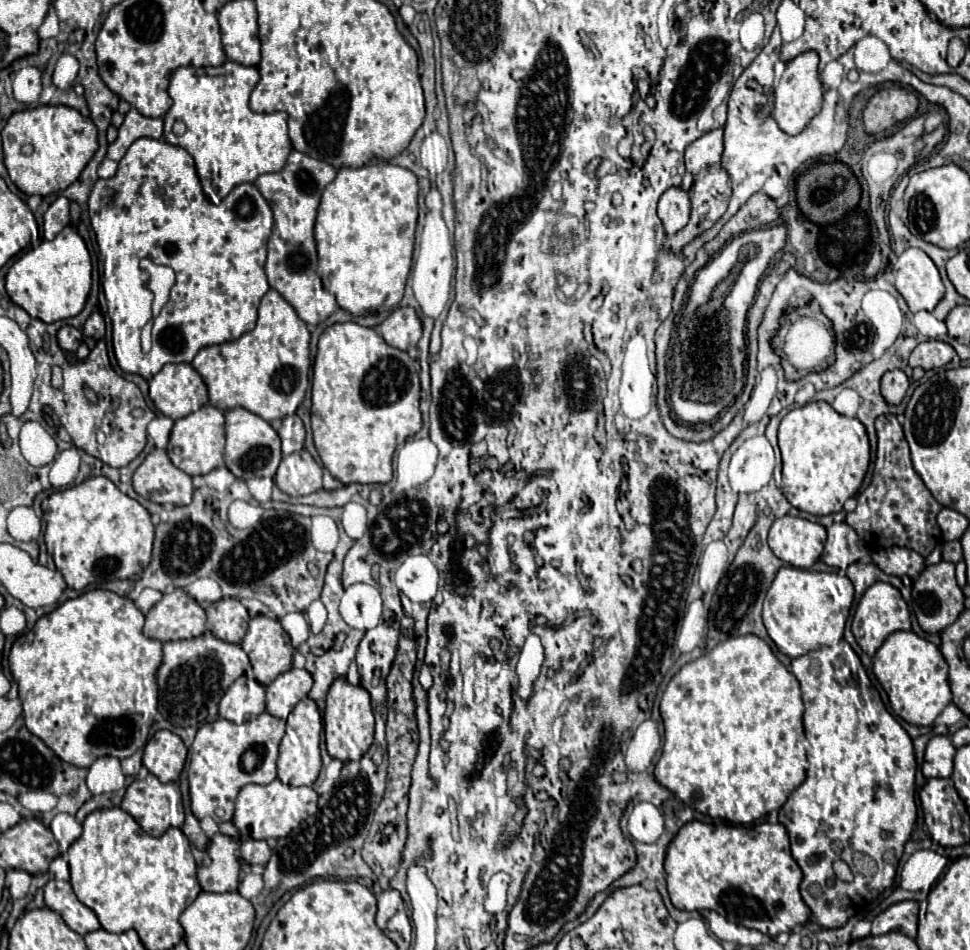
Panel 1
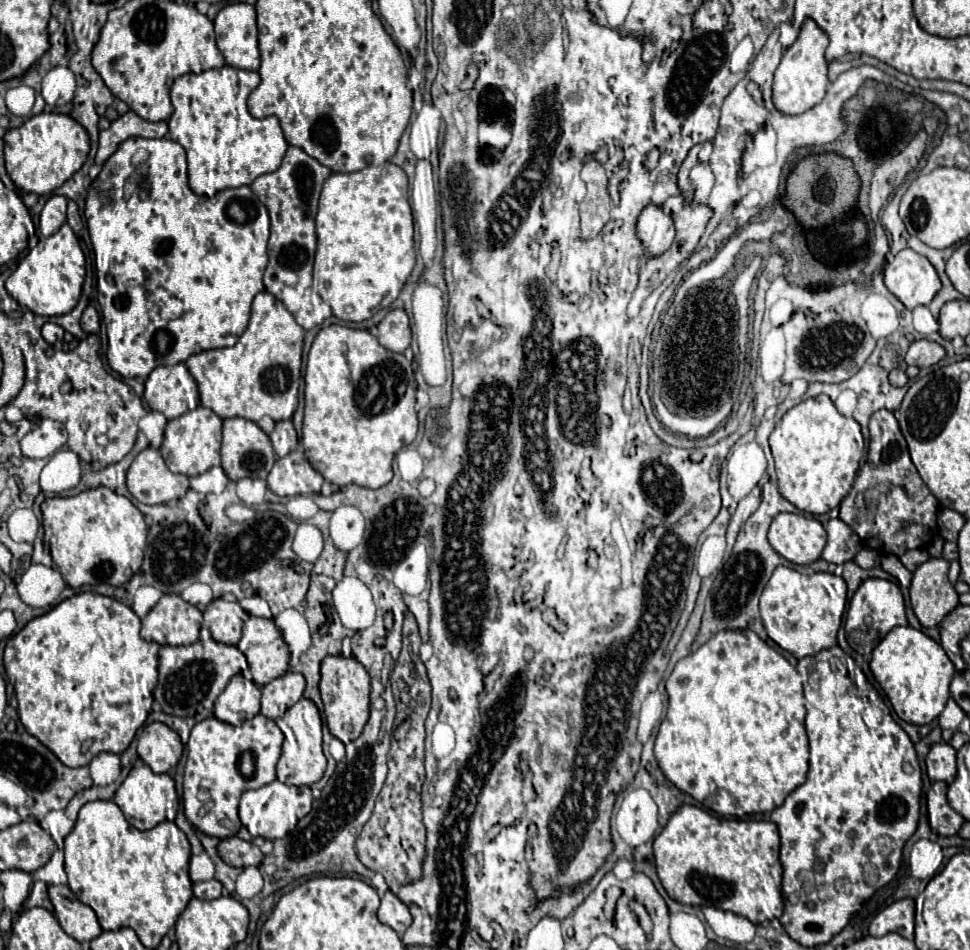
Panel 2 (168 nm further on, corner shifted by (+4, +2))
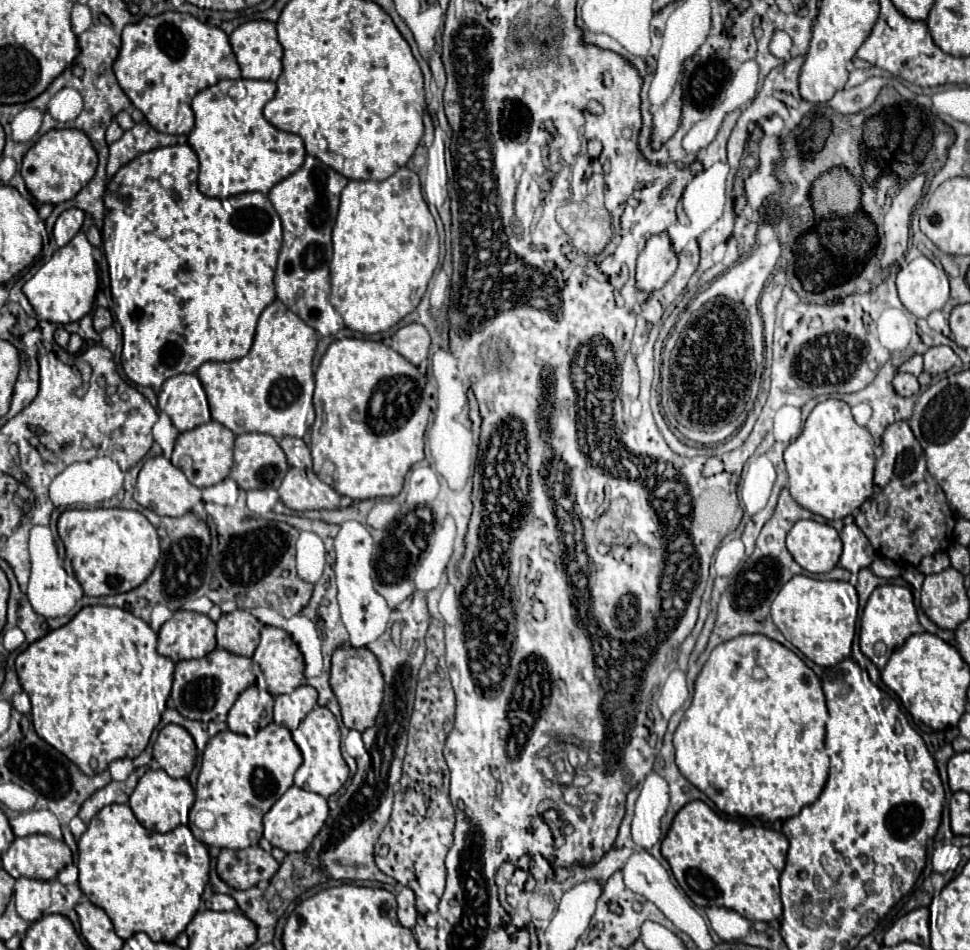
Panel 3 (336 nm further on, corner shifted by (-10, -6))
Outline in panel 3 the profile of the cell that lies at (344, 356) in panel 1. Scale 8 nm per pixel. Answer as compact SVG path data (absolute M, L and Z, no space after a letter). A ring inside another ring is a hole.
M342 338L334 340L326 354L320 360L320 366L314 374L316 390L314 390L314 408L316 422L312 424L312 460L314 472L324 482L330 482L334 490L342 496L350 496L356 500L366 498L390 498L398 496L404 484L404 476L412 464L424 458L424 432L430 416L430 408L420 402L426 378L418 372L418 368L398 352L388 348L382 342L372 342L364 338ZM396 378L396 390L386 396L378 396L378 404L374 404L376 390L382 380ZM324 464L332 464L332 472L324 470Z

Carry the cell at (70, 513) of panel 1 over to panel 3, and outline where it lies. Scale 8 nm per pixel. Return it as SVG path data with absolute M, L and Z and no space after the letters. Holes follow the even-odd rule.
M74 508L58 518L58 534L66 546L74 574L86 596L122 594L140 586L156 566L160 538L148 518L124 508Z

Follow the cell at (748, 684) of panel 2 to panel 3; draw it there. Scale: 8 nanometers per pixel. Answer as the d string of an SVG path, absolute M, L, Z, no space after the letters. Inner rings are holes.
M742 634L738 638L732 638L728 642L722 642L716 646L708 658L708 662L702 666L700 674L696 676L694 682L694 698L688 710L684 712L684 718L680 720L676 732L674 732L674 748L676 748L676 766L682 772L682 776L694 784L698 790L702 790L720 812L728 814L730 818L758 818L760 822L776 822L776 820L786 820L796 816L804 806L812 804L828 778L828 756L824 752L824 724L828 720L828 710L822 694L822 684L820 678L786 646L780 642L774 642L762 634Z

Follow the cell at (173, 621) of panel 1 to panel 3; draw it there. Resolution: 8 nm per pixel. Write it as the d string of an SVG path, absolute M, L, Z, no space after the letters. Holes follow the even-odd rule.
M176 610L158 630L158 654L174 662L202 658L216 648L216 624L198 612Z

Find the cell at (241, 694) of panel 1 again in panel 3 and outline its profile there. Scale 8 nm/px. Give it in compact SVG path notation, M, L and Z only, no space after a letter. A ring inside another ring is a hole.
M256 686L246 688L228 712L228 728L236 734L254 736L272 722L272 696Z

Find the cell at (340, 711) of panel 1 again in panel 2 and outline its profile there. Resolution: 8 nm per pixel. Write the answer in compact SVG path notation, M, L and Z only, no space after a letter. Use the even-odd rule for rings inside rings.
M328 656L320 664L320 694L324 702L326 724L330 734L340 738L344 744L358 738L364 724L368 722L368 706L370 706L370 676L364 666L354 656Z

